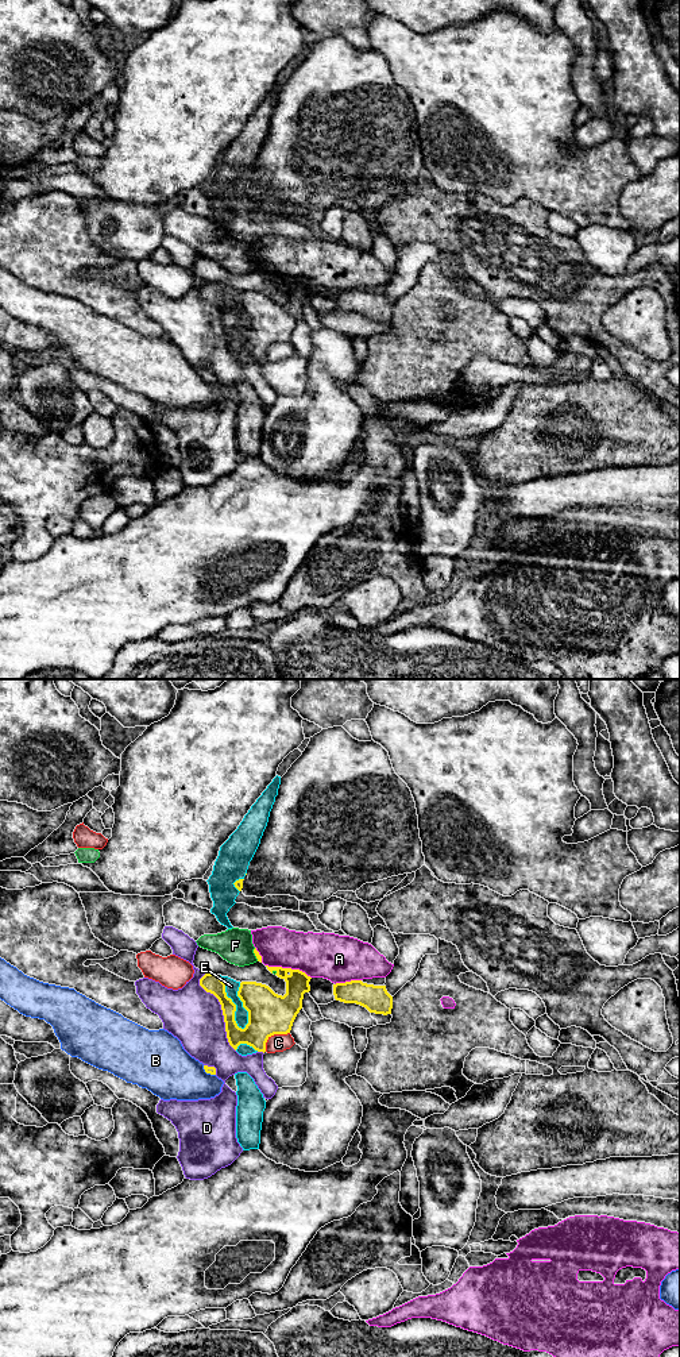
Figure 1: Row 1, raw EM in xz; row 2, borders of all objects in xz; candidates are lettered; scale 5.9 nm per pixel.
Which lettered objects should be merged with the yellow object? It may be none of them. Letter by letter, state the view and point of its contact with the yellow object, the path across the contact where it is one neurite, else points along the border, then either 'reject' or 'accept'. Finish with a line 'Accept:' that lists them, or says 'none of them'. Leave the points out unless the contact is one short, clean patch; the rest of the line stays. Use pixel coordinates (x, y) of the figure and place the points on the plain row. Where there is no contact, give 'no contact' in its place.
A: contact xz (289, 277); reject
B: contact xz (208, 381); reject
C: contact xz (273, 343); reject
D: contact xz (223, 320); reject
E: contact xz (234, 312); reject
F: contact xz (255, 263); reject
Accept: none of them

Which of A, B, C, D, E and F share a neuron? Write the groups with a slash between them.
A / B / C / D / E / F

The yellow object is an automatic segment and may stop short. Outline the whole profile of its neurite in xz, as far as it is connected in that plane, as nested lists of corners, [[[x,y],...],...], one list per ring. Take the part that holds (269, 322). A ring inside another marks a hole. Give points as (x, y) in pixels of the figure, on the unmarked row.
[[[268,275],[267,278],[286,290],[286,302],[278,304],[268,294],[256,290],[242,290],[237,305],[243,311],[243,316],[248,320],[248,332],[244,338],[239,336],[235,329],[236,313],[231,307],[227,305],[225,292],[221,289],[220,284],[205,282],[200,288],[200,294],[206,300],[213,302],[223,319],[225,340],[229,354],[236,359],[240,352],[247,352],[258,361],[266,361],[266,351],[274,343],[287,343],[291,339],[293,331],[302,317],[304,302],[310,300],[310,285],[300,278],[282,277],[282,275]]]

